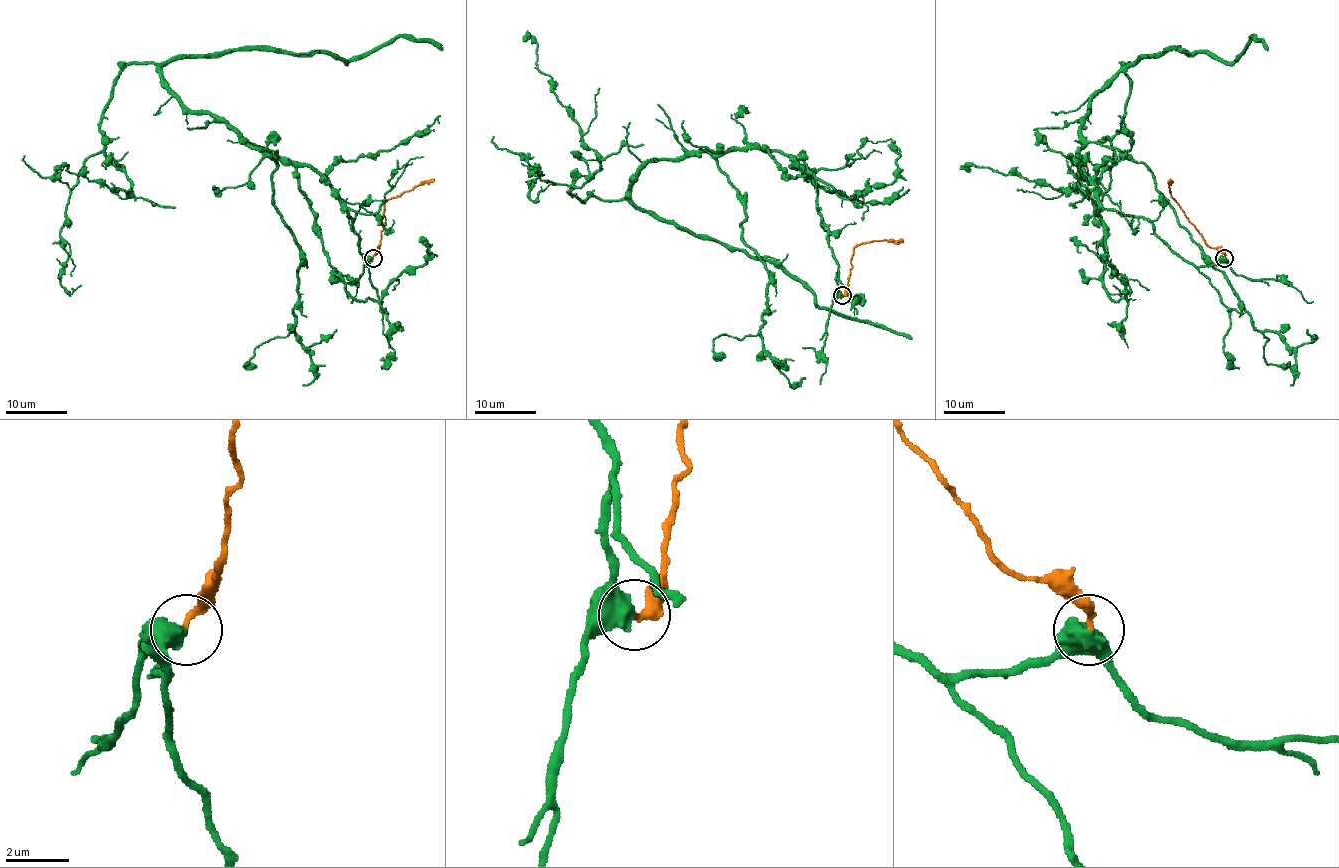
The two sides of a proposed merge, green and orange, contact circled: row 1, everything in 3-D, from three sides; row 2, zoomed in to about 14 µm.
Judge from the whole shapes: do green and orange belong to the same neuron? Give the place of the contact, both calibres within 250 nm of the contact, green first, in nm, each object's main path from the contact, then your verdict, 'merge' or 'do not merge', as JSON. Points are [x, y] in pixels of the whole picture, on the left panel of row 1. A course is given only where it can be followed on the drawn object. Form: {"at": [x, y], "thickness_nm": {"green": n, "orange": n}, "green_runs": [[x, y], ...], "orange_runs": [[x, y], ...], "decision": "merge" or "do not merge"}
{"at": [373, 258], "thickness_nm": {"green": 600, "orange": 220}, "green_runs": [[373, 257], [309, 167], [188, 109], [153, 63], [122, 71], [99, 130], [130, 188], [53, 170]], "orange_runs": [[373, 257], [381, 242], [384, 204], [434, 179]], "decision": "do not merge"}

